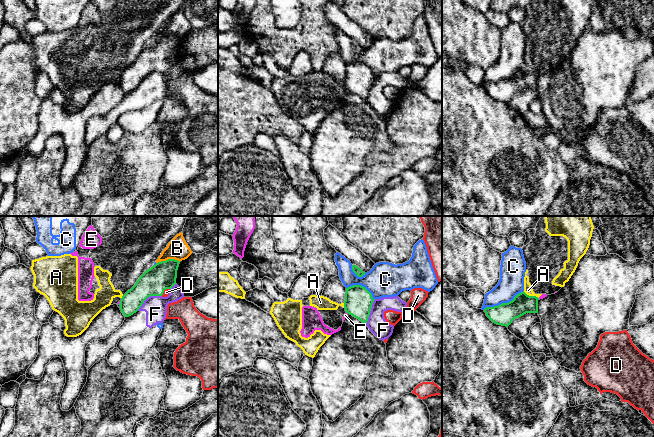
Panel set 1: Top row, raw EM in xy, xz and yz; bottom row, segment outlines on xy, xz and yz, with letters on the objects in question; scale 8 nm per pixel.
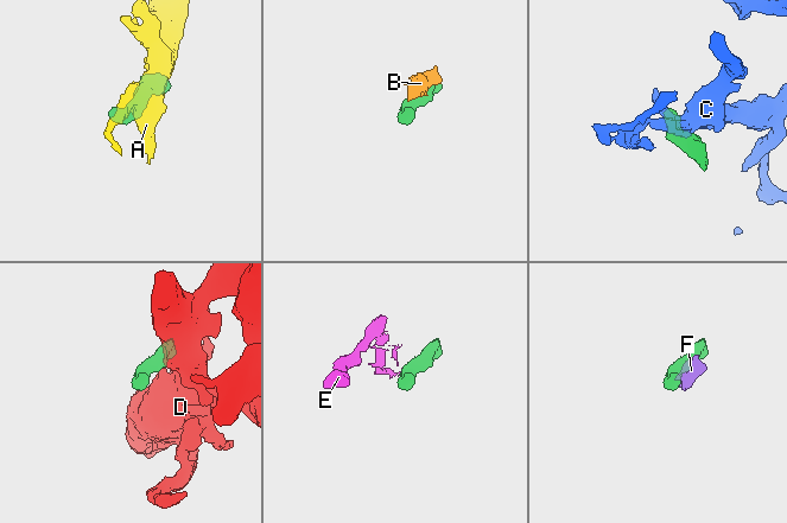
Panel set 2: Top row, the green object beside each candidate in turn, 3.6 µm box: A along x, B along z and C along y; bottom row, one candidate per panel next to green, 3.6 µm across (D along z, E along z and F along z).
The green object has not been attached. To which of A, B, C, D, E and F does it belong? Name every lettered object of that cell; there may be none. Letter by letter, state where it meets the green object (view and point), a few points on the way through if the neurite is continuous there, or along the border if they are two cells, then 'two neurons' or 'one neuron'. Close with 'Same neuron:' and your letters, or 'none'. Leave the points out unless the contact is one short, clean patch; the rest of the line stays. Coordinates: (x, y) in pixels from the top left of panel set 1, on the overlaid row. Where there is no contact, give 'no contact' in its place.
A: meets green in yz at (531, 296); border along yz (523, 291), (538, 298); two neurons
B: meets green in xy at (168, 259); border along xy (179, 260), (166, 259), (156, 263); two neurons
C: meets green in yz at (503, 303); two neurons
D: meets green in xy at (163, 291); runs through xy (161, 276), (163, 291), (166, 292); one neuron
E: meets green in xy at (120, 302); border along xy (120, 301), (118, 303); two neurons
F: meets green in xy at (148, 296); two neurons
Same neuron: D

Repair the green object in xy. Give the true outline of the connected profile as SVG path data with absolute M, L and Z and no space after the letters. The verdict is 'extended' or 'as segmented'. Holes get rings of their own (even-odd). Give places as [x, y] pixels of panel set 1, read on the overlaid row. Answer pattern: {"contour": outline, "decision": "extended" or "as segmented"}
{"contour": "M168 259L146 270L135 285L122 296L119 305L123 315L129 317L136 313L150 296L167 297L176 284L179 263L178 260Z", "decision": "extended"}

